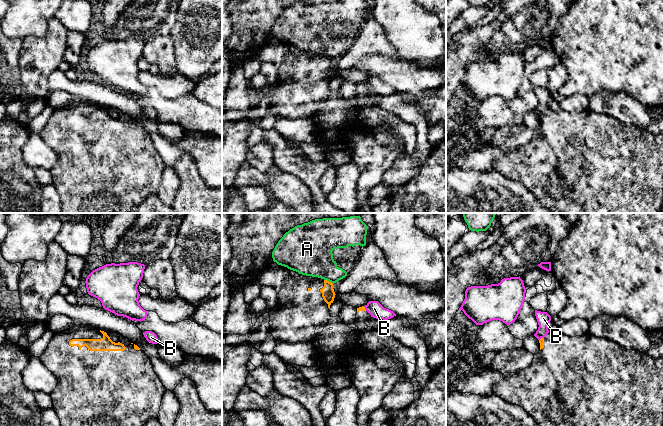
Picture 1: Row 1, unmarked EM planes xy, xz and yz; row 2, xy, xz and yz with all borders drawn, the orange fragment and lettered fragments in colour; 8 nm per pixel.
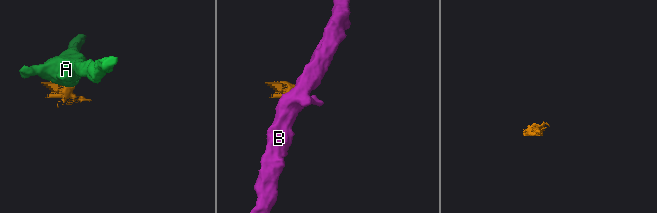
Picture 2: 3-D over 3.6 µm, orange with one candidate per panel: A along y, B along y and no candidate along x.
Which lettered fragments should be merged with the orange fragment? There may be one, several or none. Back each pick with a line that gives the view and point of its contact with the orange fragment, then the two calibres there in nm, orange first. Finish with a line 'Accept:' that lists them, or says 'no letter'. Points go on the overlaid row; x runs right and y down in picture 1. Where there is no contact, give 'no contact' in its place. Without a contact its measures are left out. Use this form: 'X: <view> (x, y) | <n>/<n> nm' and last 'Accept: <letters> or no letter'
Accept: no letter

